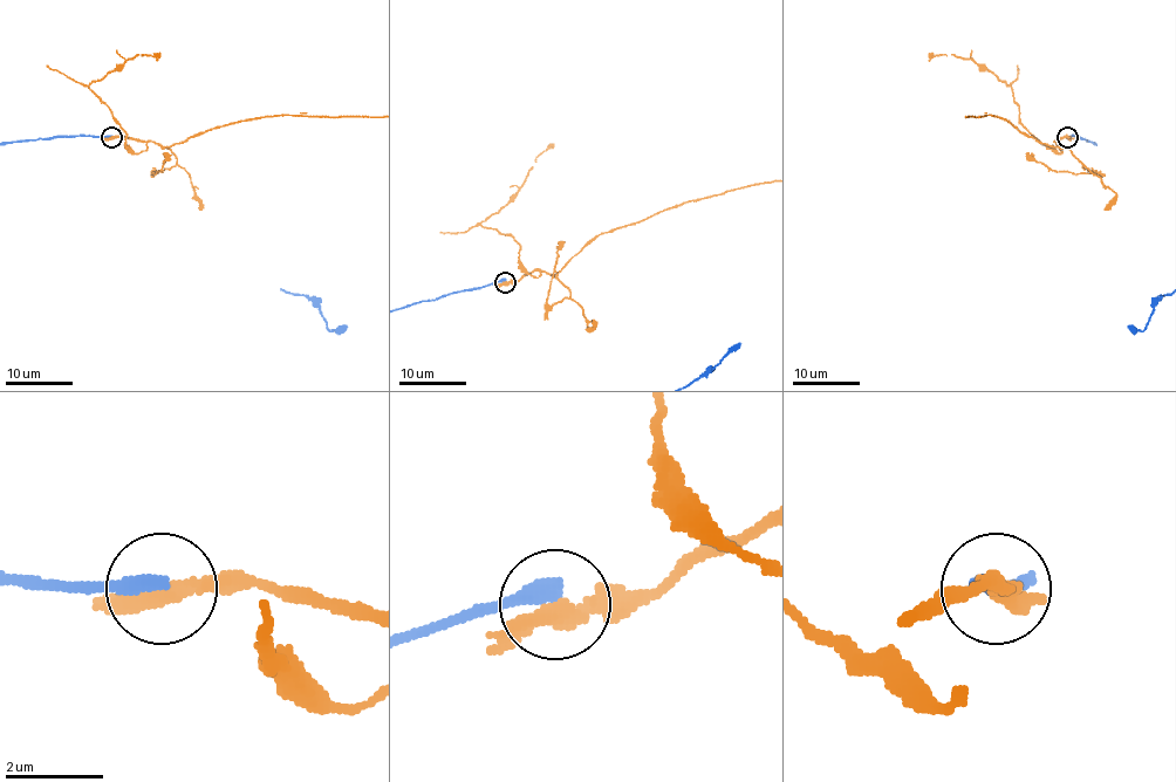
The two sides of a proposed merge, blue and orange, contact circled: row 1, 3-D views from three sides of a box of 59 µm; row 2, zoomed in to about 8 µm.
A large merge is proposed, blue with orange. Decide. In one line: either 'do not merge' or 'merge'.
do not merge

